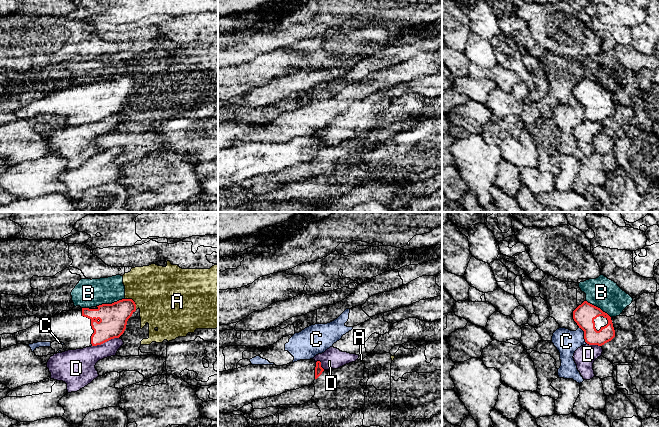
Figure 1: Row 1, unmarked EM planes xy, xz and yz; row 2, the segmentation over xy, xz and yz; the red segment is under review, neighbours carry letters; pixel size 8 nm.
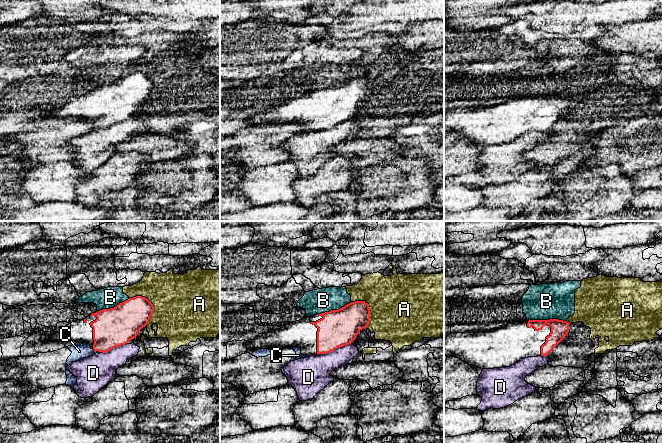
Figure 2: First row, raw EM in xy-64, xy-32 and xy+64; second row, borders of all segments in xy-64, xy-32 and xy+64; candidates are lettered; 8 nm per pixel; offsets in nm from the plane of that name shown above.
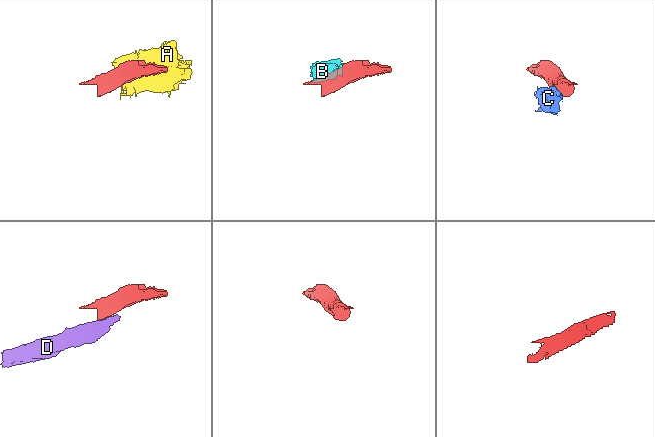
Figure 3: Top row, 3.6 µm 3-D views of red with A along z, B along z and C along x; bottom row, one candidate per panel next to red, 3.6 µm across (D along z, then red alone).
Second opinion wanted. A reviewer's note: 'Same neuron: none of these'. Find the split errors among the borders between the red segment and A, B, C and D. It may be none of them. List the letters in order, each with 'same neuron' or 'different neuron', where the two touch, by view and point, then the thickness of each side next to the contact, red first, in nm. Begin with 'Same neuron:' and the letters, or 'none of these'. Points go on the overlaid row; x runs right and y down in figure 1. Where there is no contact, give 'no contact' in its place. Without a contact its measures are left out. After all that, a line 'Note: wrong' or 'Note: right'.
Same neuron: none of these
A: different neuron; contact xy (133, 301); calibres 220 and 440 nm
B: different neuron; contact xy (110, 304); calibres 220 and 220 nm
C: different neuron; contact yz (584, 335); calibres 170 and 190 nm
D: different neuron; contact xy (105, 341); calibres 220 and 220 nm
Note: right

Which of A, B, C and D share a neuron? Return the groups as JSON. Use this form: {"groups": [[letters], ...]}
{"groups": [["A", "B"], ["C"], ["D"]]}

